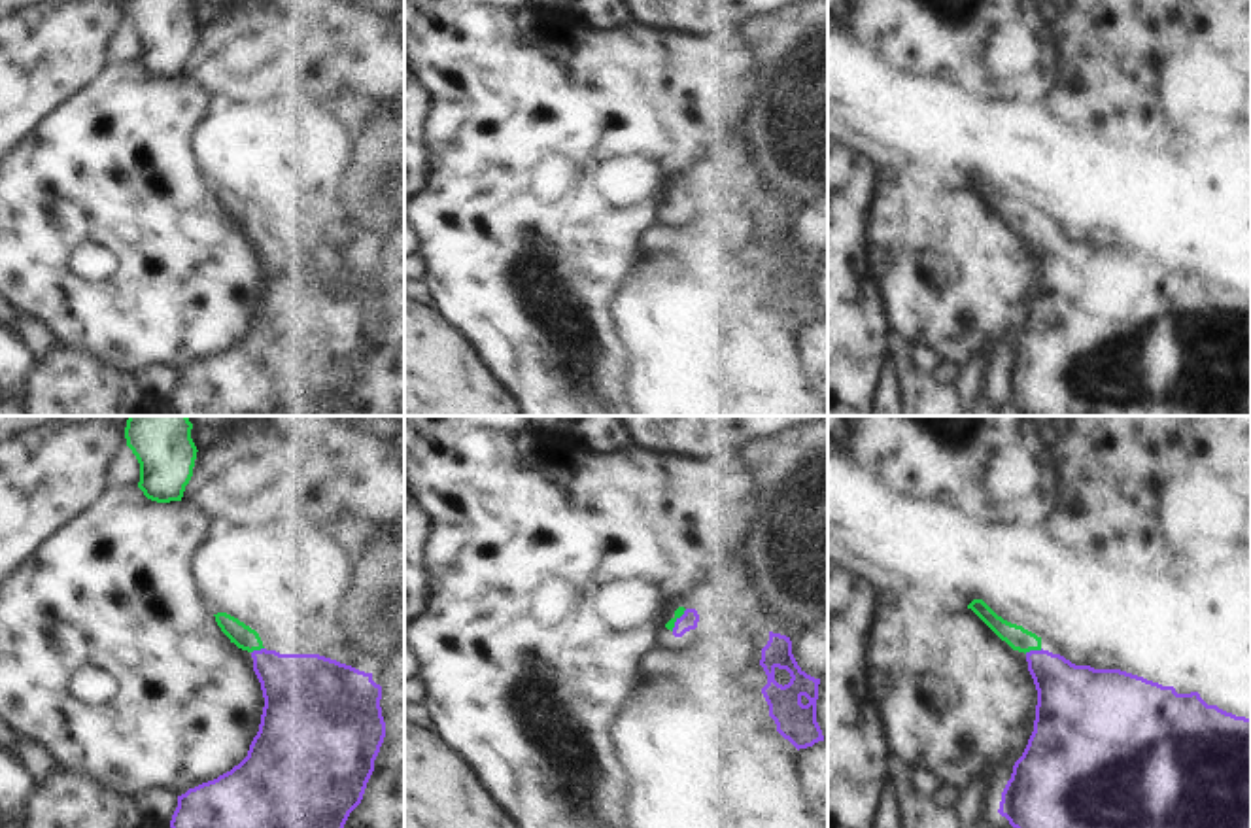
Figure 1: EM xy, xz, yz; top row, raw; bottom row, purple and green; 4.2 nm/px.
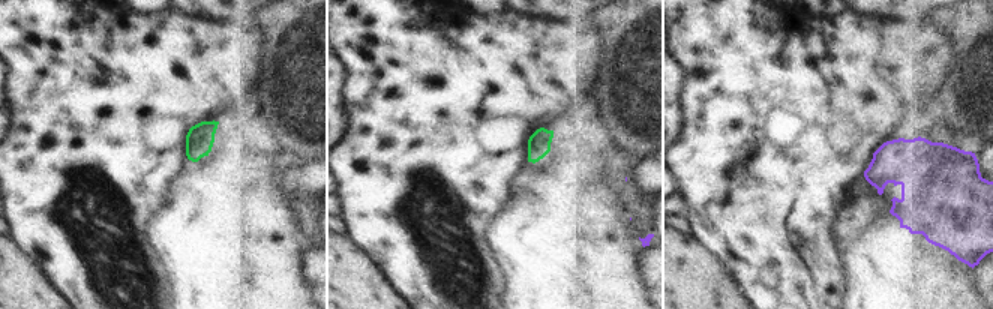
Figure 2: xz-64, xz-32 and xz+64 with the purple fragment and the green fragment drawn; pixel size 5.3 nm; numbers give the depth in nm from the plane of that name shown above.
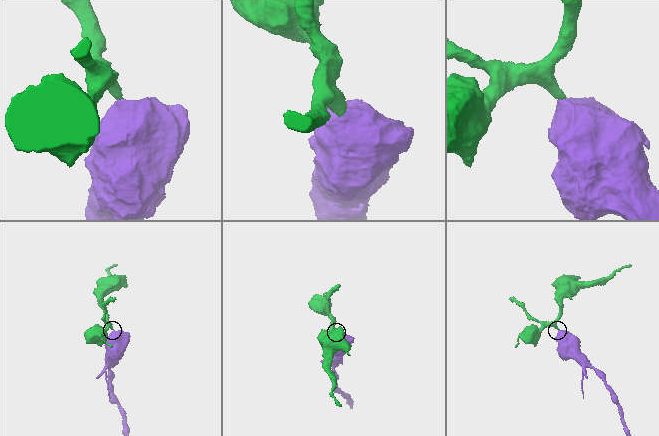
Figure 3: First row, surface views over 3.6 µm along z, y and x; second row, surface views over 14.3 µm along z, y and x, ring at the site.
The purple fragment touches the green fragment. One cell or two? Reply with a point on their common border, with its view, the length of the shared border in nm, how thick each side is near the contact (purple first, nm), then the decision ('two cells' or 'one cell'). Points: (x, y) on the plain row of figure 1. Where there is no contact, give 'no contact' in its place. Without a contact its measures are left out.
yz (1032, 227) | 80 nm | 280/100 nm | one cell

